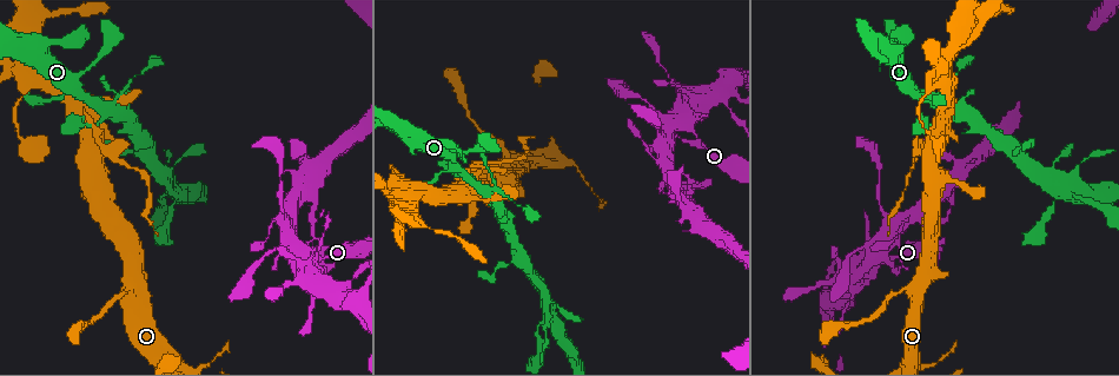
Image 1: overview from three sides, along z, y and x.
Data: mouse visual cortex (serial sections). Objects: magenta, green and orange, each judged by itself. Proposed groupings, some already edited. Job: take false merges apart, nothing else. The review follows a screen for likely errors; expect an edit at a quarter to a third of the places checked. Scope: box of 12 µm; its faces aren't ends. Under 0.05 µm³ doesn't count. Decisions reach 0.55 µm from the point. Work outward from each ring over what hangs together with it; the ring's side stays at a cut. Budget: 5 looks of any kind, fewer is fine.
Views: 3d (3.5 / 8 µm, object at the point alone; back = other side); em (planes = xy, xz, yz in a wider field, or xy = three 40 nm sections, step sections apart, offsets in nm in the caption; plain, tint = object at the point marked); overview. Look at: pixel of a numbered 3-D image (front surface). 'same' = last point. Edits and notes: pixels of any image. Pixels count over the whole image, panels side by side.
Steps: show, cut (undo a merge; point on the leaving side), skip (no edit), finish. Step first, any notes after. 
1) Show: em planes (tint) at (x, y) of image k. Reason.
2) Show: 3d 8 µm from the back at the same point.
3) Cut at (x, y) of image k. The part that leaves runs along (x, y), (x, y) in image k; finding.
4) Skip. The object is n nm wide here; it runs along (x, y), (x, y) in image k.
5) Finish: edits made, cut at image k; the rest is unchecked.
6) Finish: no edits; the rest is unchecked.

Show: 3d 8 µm at (682, 125) of image 1. Thin arm on a thick one.

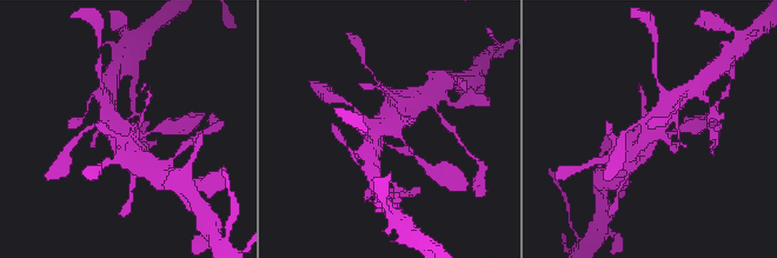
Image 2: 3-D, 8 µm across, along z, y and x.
Show: em xy step 2 (tint) at (390, 130) of image 2.

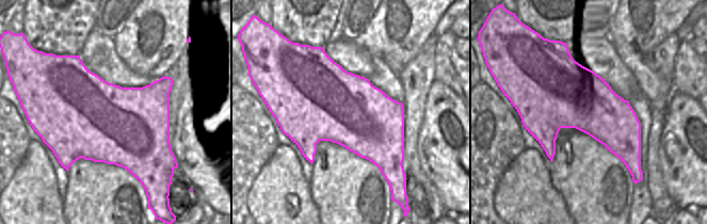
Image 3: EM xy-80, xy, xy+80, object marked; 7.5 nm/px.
Skip. It runs along (150, 132), (118, 127), (107, 110) in image 2; one cell here.

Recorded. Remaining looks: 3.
Show: 3d 3.5 µm at (931, 160) of image 1. Sharp bend.

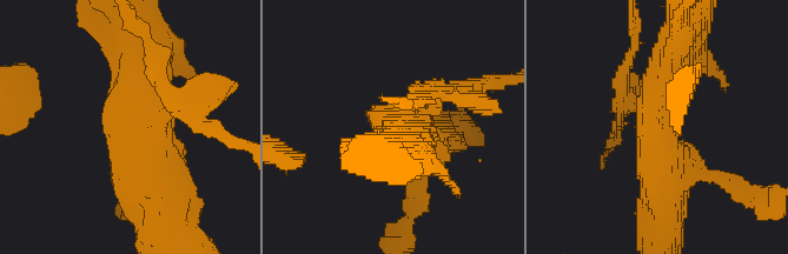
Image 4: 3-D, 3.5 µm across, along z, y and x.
Show: em xy step 1 (tint) at (139, 124) of image 4. 3 arms meet here; the arms are 200, 450, 600 nm wide; shape alone is not enough.

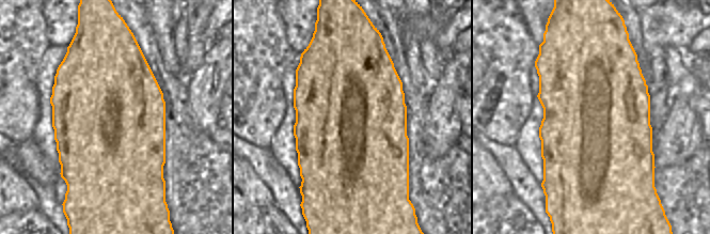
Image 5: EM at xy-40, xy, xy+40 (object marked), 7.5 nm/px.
Show: em xy step 5 (tint) at the same point.

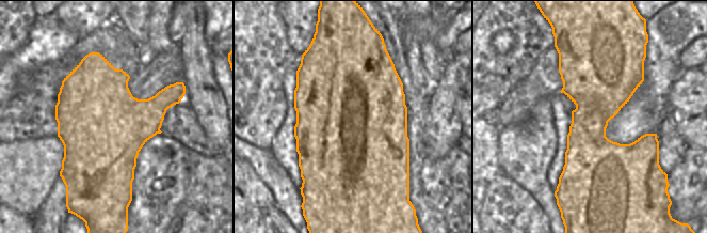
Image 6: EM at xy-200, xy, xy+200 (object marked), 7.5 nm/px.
Cut at (205, 112) of image 4. The part that leaves runs along (167, 111), (190, 104), (244, 144) in image 4; two cells meet here.

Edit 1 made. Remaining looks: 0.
Finish: edits made, cut at image 4; the rest is unchecked.

